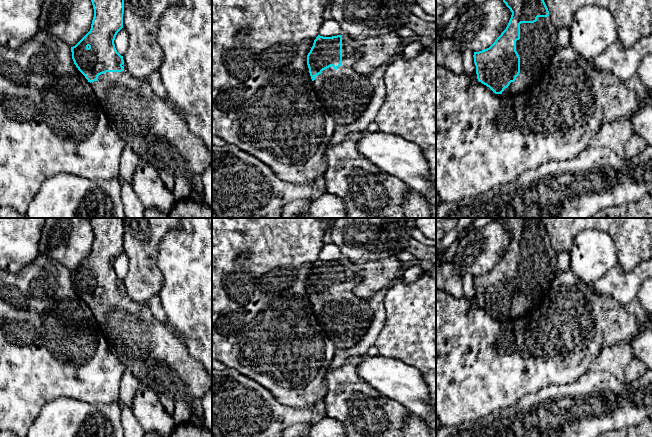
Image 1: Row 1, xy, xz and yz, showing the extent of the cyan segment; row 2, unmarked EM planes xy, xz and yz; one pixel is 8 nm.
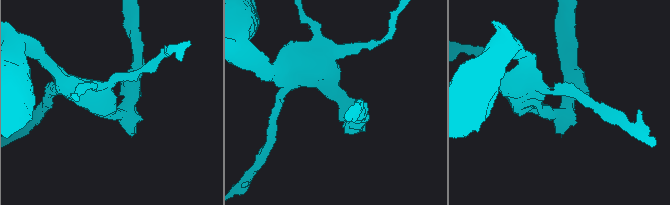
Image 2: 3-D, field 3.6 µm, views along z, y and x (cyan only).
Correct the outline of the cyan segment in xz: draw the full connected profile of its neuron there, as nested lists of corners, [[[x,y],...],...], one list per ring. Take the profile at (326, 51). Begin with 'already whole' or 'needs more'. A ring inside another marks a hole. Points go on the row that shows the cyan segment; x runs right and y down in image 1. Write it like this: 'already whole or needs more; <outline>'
needs more; [[[345,34],[332,37],[318,35],[307,55],[307,65],[314,90],[337,126],[346,125],[359,118],[373,96],[369,76],[354,70],[355,61],[362,55],[363,40]]]

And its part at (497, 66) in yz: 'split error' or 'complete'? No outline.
split error

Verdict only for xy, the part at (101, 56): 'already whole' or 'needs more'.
needs more

